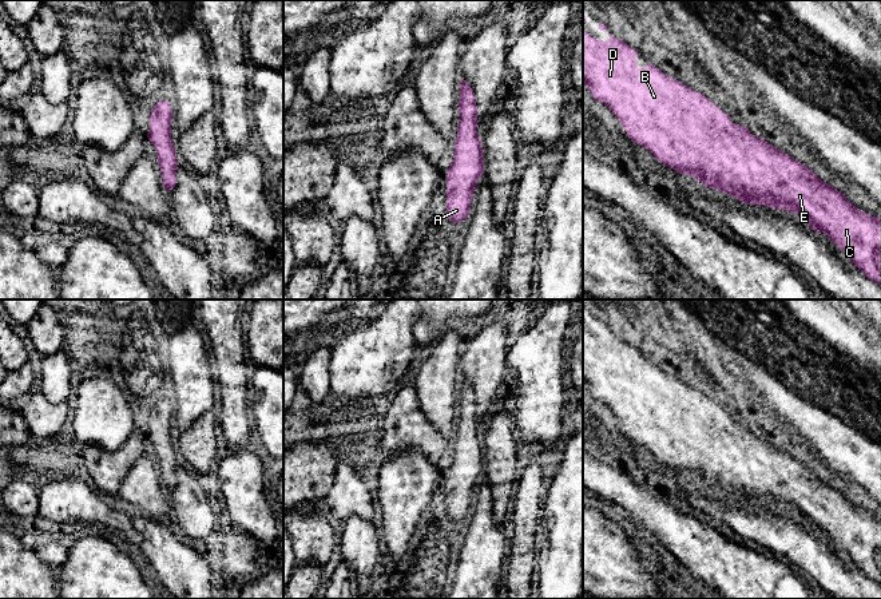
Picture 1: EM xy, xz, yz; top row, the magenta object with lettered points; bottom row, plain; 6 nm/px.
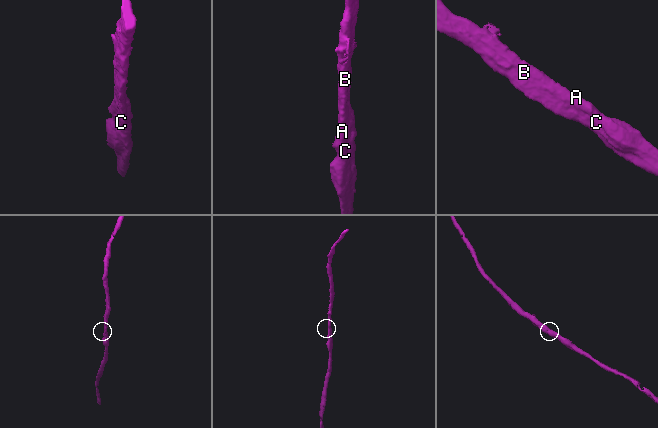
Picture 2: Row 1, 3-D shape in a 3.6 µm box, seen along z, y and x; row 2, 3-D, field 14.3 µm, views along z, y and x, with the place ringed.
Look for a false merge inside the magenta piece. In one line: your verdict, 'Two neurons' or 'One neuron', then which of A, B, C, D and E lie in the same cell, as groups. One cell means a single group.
One neuron. Groups: A B C D E

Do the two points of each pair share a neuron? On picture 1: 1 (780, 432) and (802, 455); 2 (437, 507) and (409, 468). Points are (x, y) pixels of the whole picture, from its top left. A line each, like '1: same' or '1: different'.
1: same
2: different

